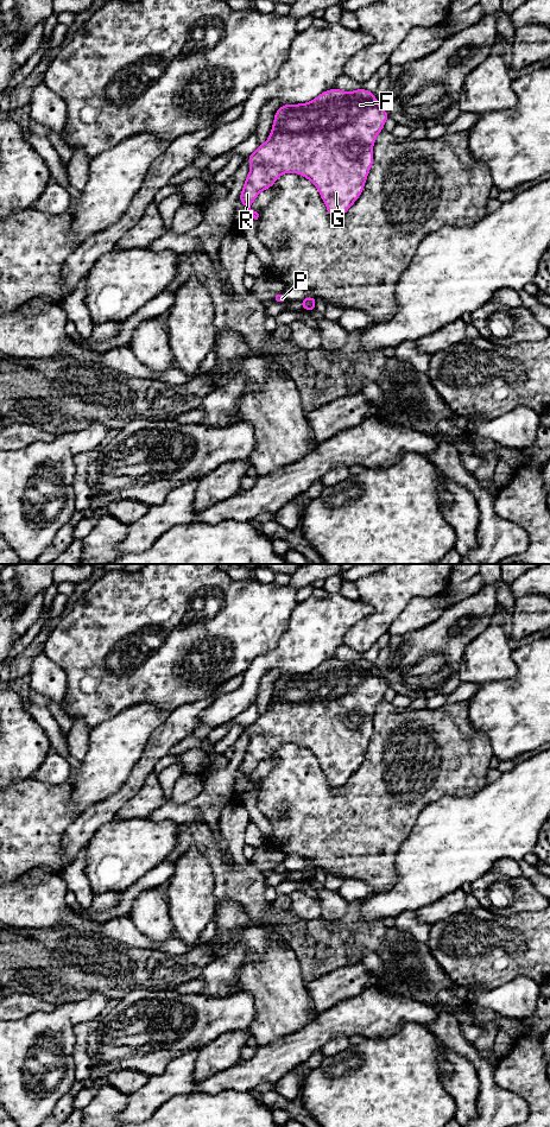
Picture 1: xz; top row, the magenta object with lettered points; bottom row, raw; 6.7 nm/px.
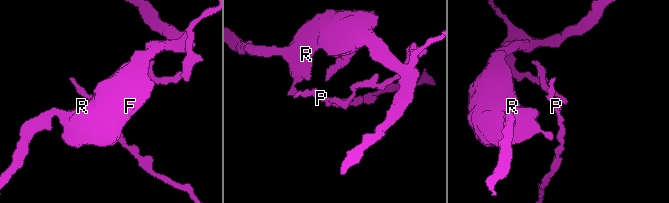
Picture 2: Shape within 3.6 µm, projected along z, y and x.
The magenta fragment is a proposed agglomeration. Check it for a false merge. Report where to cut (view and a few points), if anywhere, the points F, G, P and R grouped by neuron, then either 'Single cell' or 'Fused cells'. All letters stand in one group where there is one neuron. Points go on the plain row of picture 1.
Split along xz (302, 873), (304, 878). Groups: F G R / P. Fused cells

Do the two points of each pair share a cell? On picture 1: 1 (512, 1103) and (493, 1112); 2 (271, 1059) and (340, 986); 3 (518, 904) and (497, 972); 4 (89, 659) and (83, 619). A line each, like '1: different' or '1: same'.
1: same
2: different
3: different
4: same

